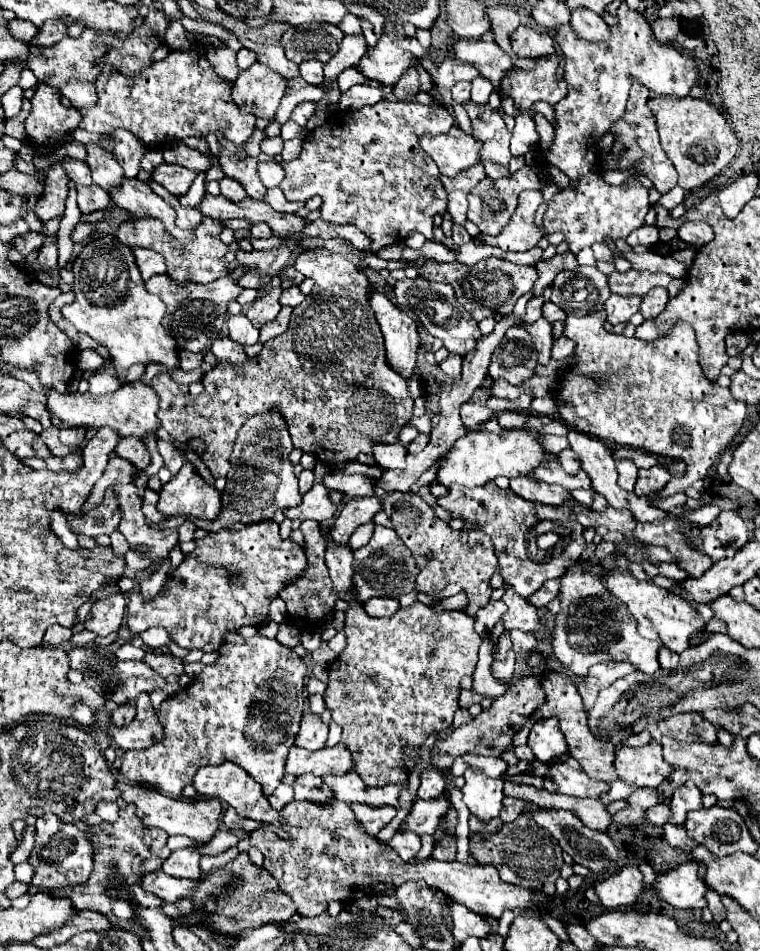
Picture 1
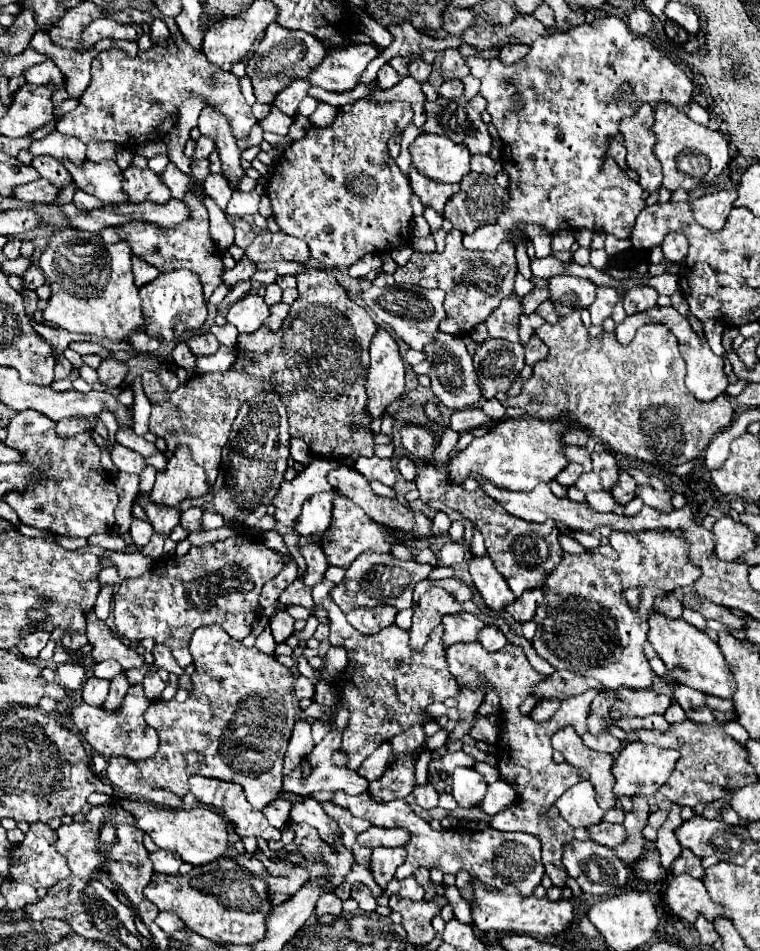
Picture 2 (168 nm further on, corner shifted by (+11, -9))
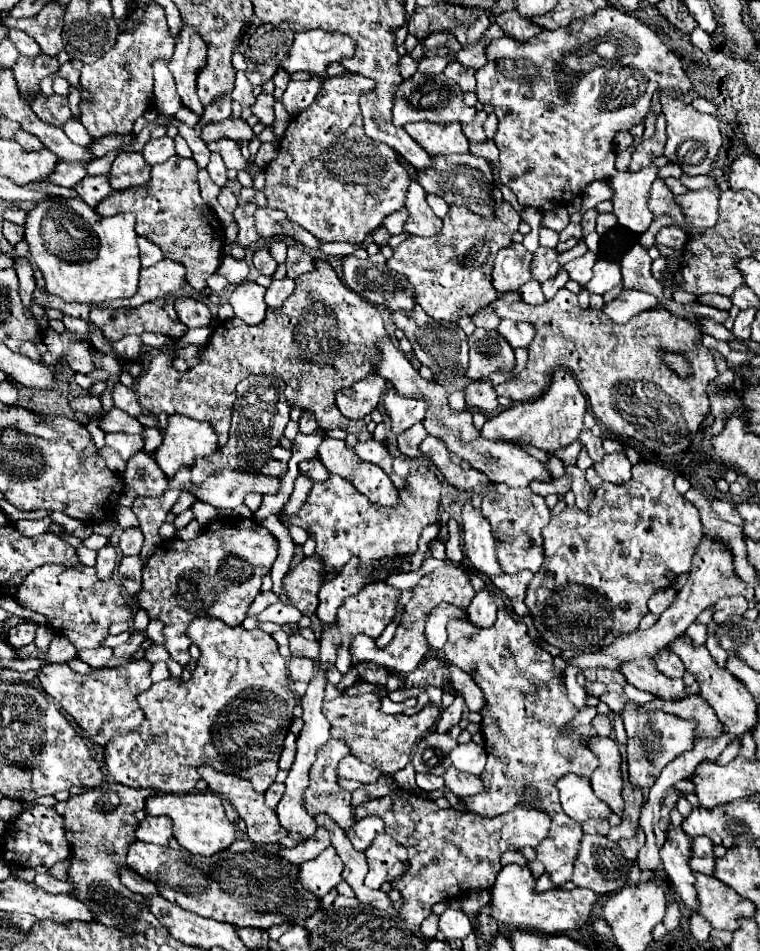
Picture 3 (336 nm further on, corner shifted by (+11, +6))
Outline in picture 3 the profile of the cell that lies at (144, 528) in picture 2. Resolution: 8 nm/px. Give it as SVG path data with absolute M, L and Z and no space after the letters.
M137 526L125 528L123 534L121 534L119 546L121 546L121 550L123 550L125 556L139 554L141 552L141 546L143 546L143 532L141 532L141 528L137 528Z

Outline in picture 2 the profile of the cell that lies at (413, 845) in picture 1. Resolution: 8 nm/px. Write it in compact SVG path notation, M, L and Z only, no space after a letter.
M377 847L373 851L371 859L371 871L375 877L375 883L381 889L387 889L389 881L395 877L395 869L405 861L405 851L403 847Z

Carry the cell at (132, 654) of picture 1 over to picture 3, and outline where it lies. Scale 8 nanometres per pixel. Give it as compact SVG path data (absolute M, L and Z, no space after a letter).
M97 648L97 650L81 650L79 652L79 658L95 668L103 668L103 666L109 666L109 660L111 660L113 652L111 648Z

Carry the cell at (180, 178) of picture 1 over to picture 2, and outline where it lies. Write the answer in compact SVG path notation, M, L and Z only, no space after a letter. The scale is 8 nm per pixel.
M135 165L123 171L123 191L131 203L167 203L171 199L171 191L161 183L157 173Z

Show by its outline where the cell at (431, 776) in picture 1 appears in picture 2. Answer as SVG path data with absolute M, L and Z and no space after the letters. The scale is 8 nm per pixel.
M427 783L427 785L421 785L421 787L415 787L413 789L413 795L415 795L415 801L419 807L423 809L433 809L437 807L437 799L439 799L439 793Z

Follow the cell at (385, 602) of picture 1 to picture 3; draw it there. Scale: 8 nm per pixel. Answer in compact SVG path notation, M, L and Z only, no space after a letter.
M379 580L379 582L375 582L375 584L365 586L359 594L349 596L349 600L343 602L343 608L339 608L339 612L337 612L337 616L339 616L337 628L339 628L341 636L343 636L343 644L341 644L339 652L337 652L337 668L339 668L343 674L347 674L349 668L351 668L351 662L349 662L349 642L351 642L351 638L353 638L355 634L367 634L367 636L371 636L371 638L379 638L381 632L387 628L387 624L389 624L389 622L395 618L395 614L397 614L399 594L401 594L401 590L397 590L397 588L389 586L389 584L385 584L383 580Z

